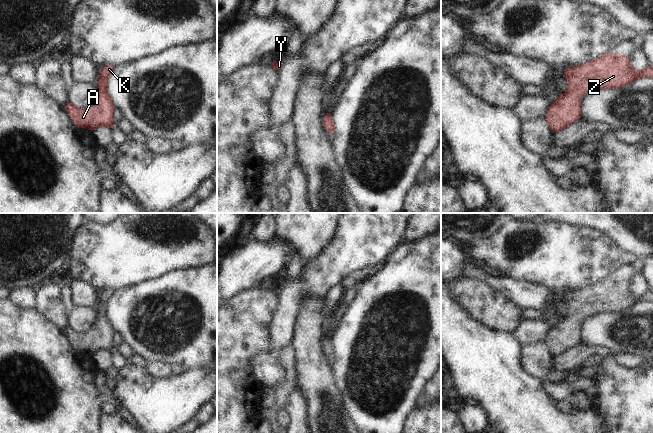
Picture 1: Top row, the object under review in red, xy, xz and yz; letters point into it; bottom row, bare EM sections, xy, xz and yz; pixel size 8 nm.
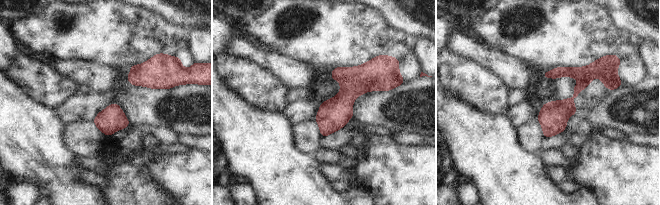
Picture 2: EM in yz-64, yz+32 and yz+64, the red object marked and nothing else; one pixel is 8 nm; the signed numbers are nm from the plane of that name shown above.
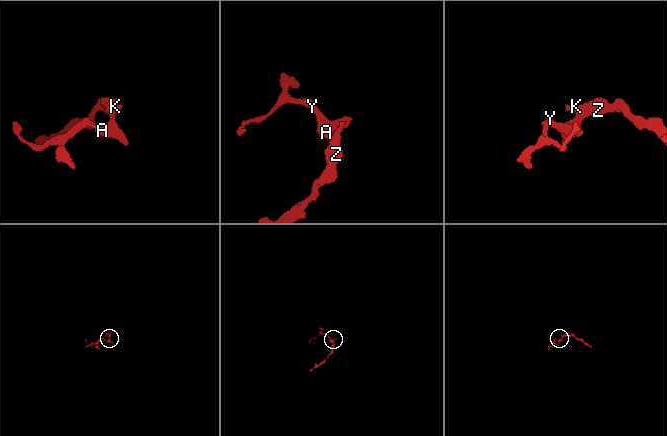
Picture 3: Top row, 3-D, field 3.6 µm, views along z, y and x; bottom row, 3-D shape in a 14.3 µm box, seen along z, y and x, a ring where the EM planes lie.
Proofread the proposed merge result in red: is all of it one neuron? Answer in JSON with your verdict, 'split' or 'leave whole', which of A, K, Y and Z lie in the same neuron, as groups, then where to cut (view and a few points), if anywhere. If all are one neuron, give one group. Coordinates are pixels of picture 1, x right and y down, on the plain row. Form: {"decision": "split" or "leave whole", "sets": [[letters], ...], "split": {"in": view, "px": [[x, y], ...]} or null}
{"decision": "leave whole", "sets": [["A", "K", "Y", "Z"]], "split": null}

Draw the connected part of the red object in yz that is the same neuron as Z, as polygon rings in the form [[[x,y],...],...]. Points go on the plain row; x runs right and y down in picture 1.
[[[612,276],[606,277],[595,285],[588,285],[581,290],[566,291],[564,301],[568,304],[568,314],[565,318],[558,320],[558,324],[550,330],[544,342],[549,347],[554,358],[563,355],[568,350],[582,343],[579,323],[586,316],[593,313],[619,313],[640,302],[653,302],[653,291],[649,289],[640,296],[635,295],[631,289],[630,281]]]

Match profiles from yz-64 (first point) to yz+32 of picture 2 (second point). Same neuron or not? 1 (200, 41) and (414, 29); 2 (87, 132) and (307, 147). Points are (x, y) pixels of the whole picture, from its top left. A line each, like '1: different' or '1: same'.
1: different
2: same

